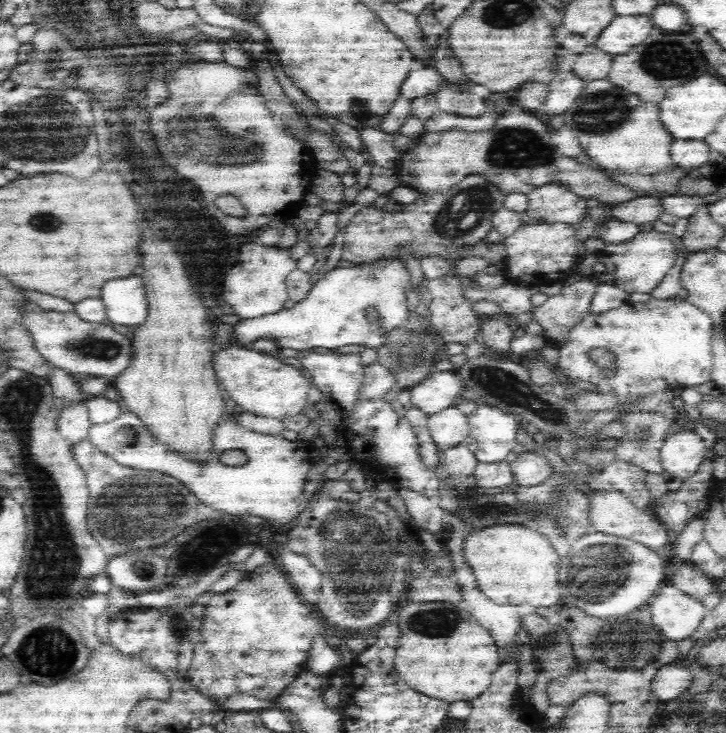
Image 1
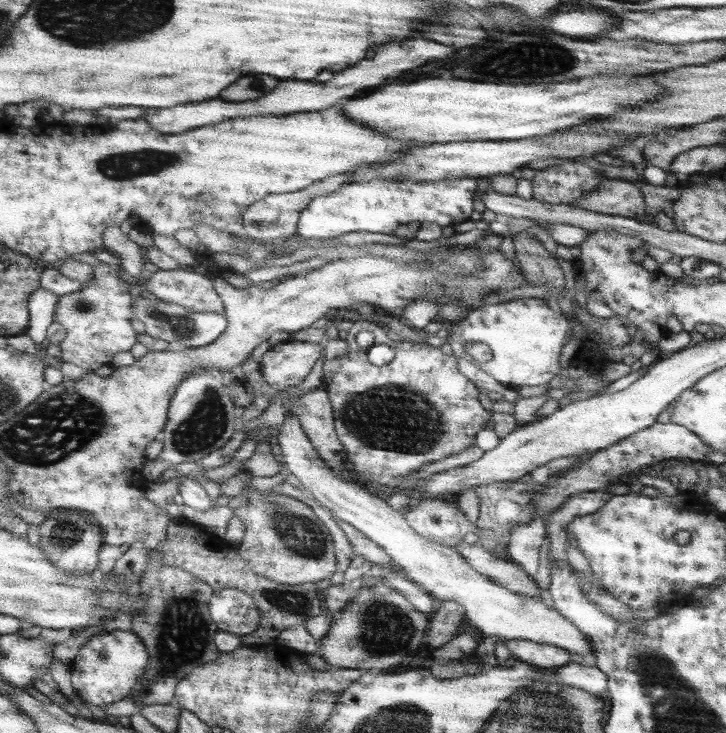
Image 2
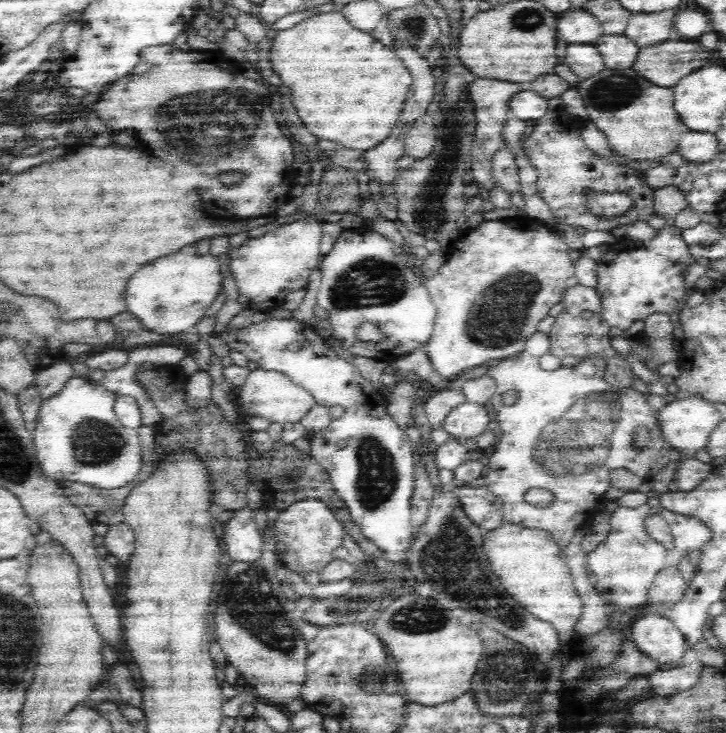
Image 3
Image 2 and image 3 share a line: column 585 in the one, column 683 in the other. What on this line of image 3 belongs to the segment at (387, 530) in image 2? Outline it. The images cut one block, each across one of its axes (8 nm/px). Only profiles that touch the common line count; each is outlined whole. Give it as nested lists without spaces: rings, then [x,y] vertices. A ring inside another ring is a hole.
[[[643,615],[630,628],[636,648],[660,666],[678,666],[687,649],[682,633],[666,617]]]

